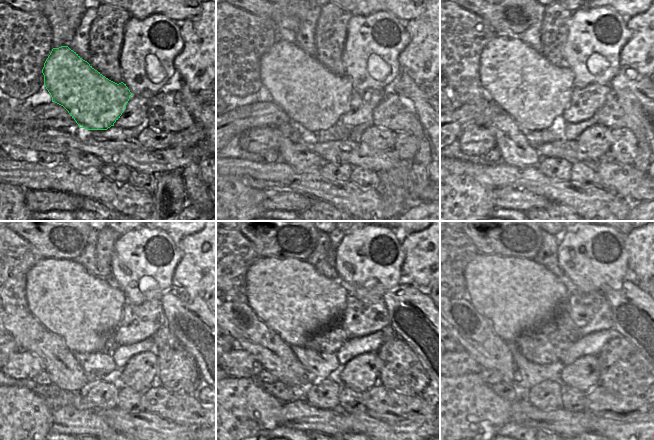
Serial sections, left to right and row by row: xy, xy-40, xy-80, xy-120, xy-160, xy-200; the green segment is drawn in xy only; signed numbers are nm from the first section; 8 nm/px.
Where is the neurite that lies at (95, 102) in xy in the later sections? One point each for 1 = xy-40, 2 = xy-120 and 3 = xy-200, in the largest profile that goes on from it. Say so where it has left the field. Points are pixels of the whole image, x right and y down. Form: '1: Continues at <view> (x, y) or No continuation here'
1: Continues at xy-40 (314, 98)
2: Continues at xy-120 (84, 310)
3: Continues at xy-200 (516, 295)

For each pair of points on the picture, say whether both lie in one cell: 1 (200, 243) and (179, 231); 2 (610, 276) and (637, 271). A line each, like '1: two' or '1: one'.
1: two
2: two

